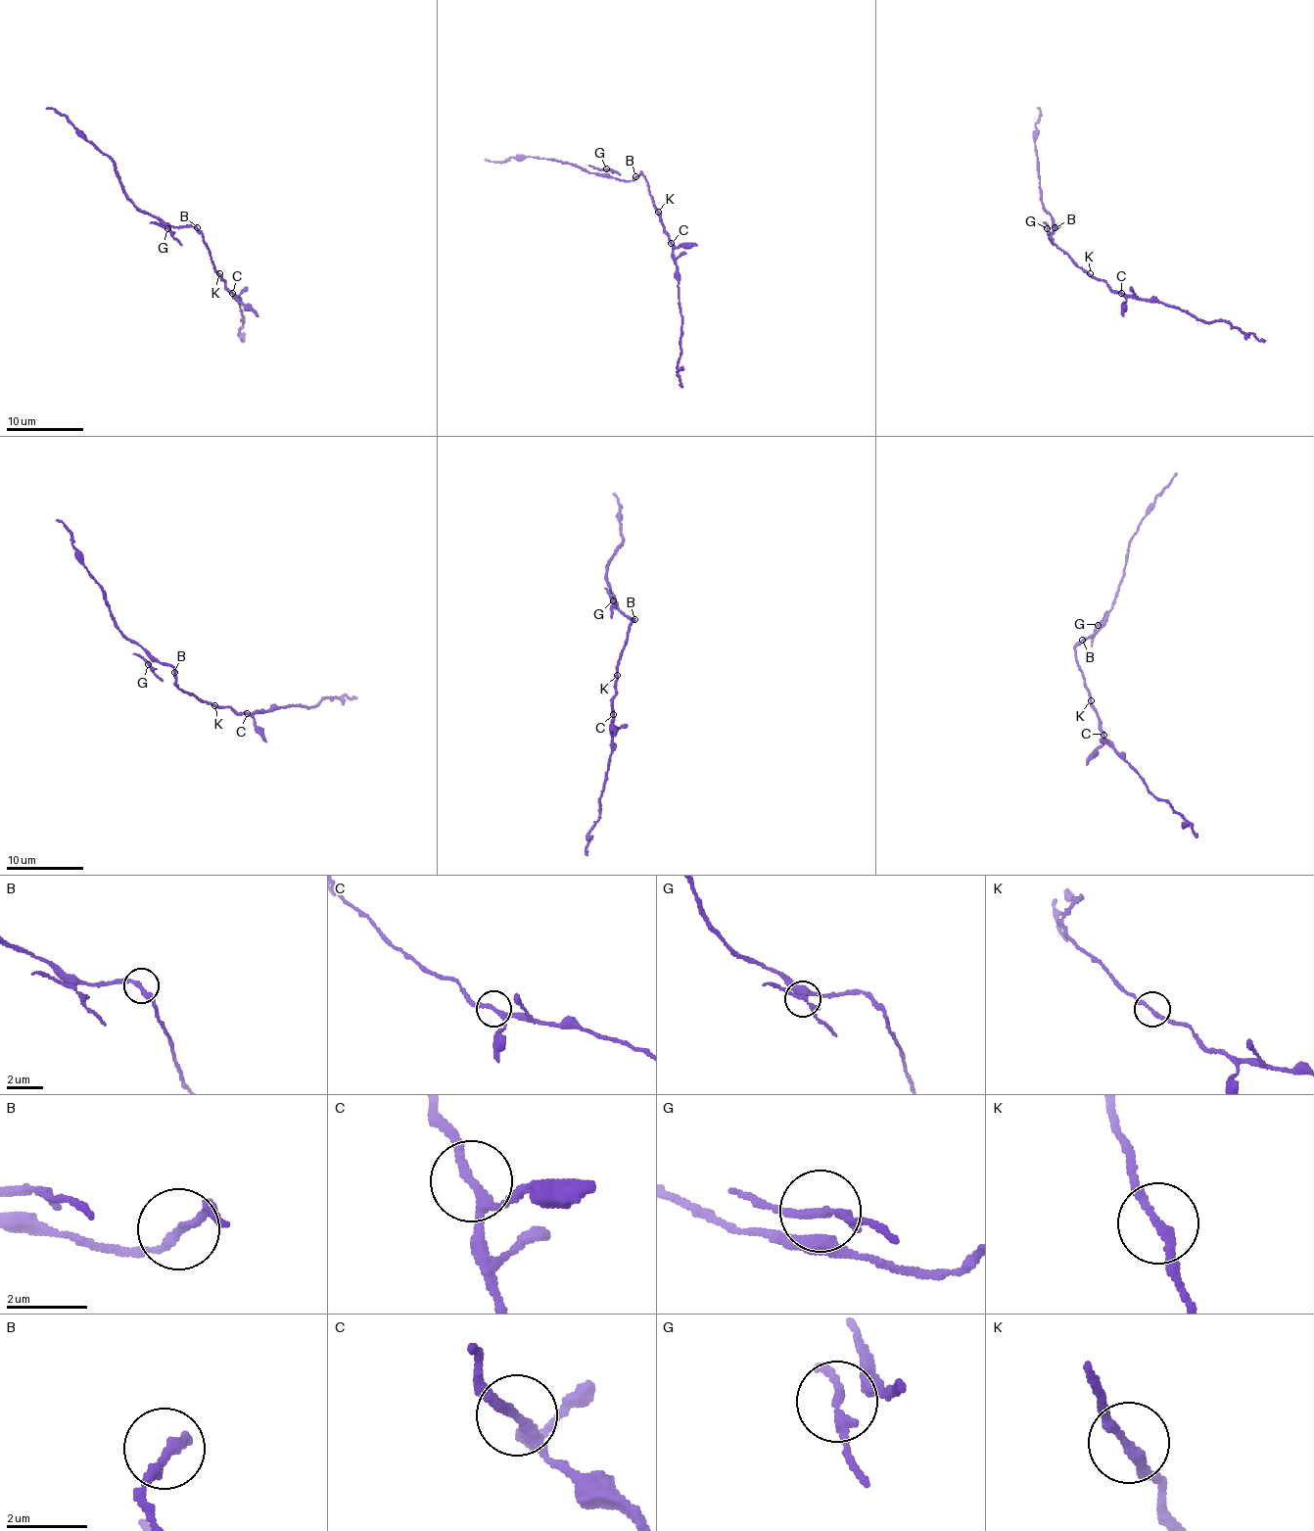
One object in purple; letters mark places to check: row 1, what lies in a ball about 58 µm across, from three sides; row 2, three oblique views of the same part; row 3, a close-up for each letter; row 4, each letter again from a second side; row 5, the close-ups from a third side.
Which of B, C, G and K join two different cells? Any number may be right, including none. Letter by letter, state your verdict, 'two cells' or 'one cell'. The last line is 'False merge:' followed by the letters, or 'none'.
B: one cell
C: one cell
G: one cell
K: one cell
False merge: none

